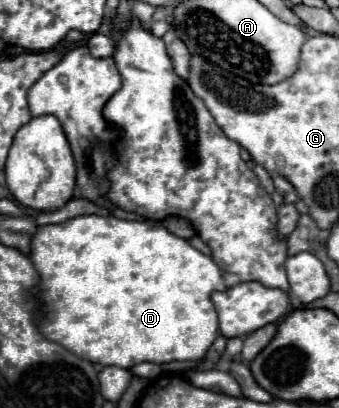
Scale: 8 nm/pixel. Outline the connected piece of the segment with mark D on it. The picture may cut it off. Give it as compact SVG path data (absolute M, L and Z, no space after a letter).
M82 215L82 217L68 219L68 223L44 225L32 237L30 259L36 267L36 271L40 273L40 285L34 289L42 303L42 309L44 309L44 319L40 321L40 331L46 339L60 343L62 347L66 347L80 359L88 359L88 361L100 363L100 365L116 365L116 367L124 367L124 369L132 369L134 365L138 365L142 361L150 361L150 363L158 363L158 365L170 363L170 361L198 361L206 355L208 347L214 343L214 339L218 335L218 317L216 317L216 309L210 301L210 295L214 291L226 291L220 267L214 263L212 257L194 249L186 239L170 233L160 221L128 221L128 219L102 217L102 215Z

